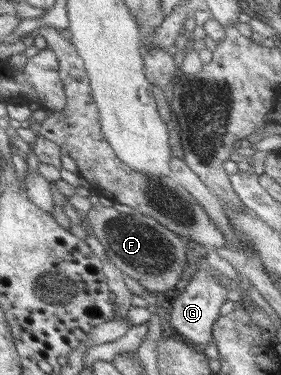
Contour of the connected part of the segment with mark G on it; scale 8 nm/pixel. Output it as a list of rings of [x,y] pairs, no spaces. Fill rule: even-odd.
[[[204,264],[197,269],[183,291],[171,303],[172,309],[167,319],[178,338],[193,347],[211,343],[211,326],[217,319],[219,307],[226,300],[223,284],[213,278],[211,271],[212,268]]]

